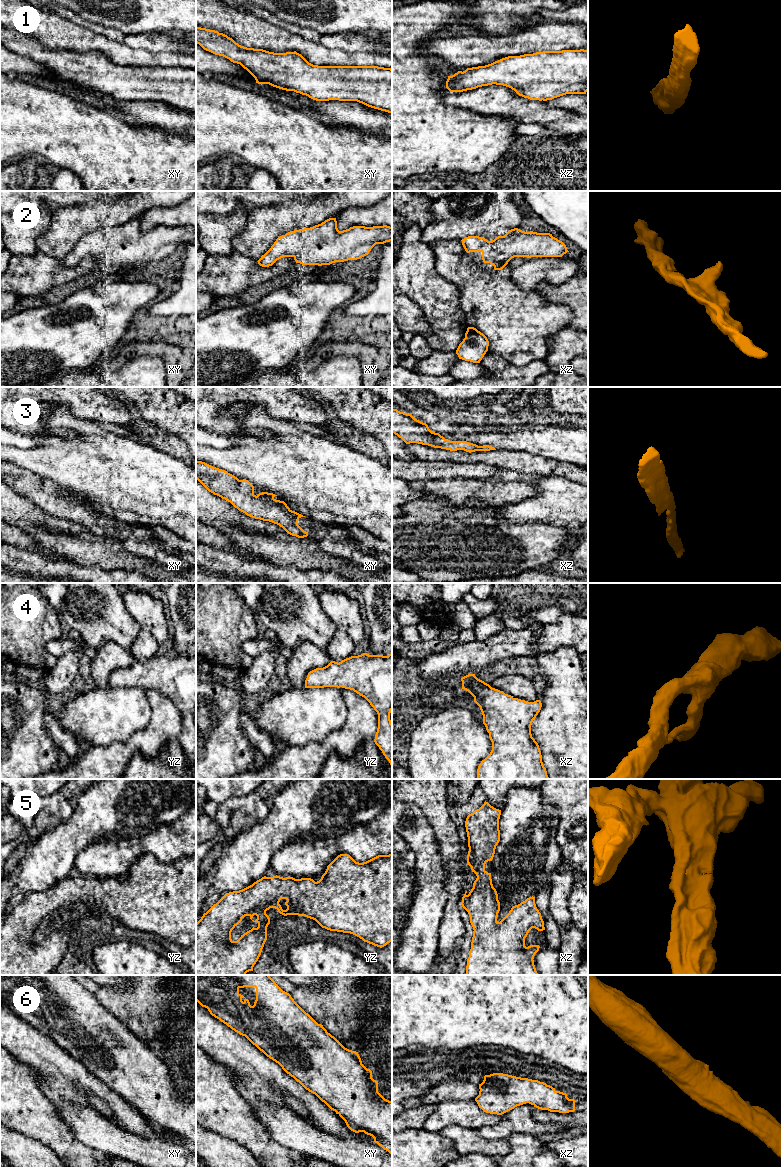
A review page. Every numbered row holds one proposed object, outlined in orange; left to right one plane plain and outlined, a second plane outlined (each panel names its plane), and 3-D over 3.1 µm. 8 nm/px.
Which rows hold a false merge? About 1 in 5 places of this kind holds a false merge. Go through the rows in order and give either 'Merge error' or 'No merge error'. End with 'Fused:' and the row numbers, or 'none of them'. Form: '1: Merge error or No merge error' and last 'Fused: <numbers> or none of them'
1: No merge error
2: No merge error
3: No merge error
4: No merge error
5: No merge error
6: No merge error
Fused: none of them

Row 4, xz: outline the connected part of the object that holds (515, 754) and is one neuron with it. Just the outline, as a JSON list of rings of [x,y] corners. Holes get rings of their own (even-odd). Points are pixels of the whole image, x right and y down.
[[[475,674],[464,676],[461,681],[462,689],[468,691],[480,707],[483,724],[492,742],[490,754],[478,766],[477,779],[549,779],[539,745],[531,734],[532,722],[542,707],[541,701],[528,702],[513,698],[492,688]]]

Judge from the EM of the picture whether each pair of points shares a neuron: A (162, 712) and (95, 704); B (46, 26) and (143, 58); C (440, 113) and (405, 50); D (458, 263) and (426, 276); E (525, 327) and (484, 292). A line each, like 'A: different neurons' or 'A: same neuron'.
A: different neurons
B: same neuron
C: same neuron
D: different neurons
E: same neuron

